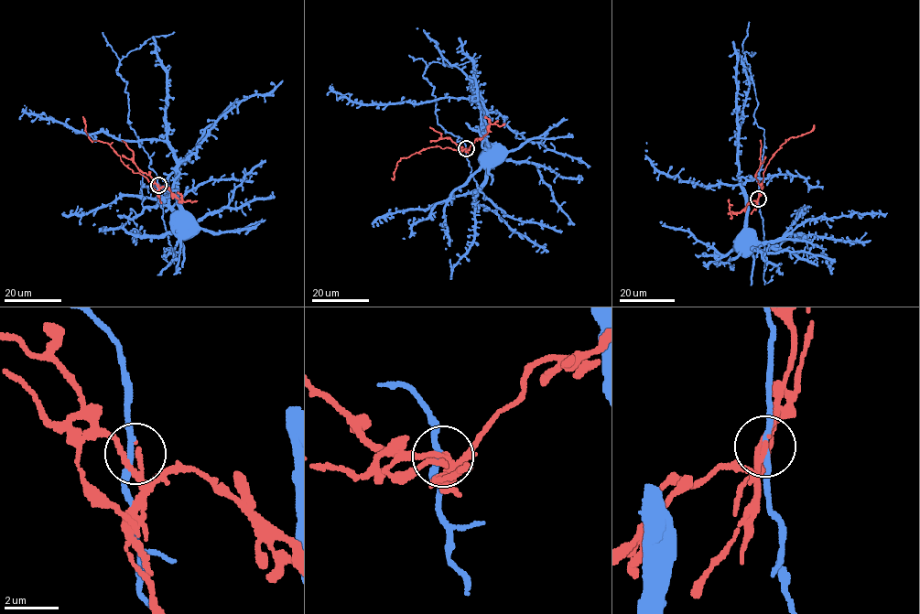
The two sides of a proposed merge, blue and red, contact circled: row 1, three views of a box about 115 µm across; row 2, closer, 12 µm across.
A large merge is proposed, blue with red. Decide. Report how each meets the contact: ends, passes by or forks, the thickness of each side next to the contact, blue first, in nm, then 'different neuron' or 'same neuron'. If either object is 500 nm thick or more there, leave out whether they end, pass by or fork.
blue passes by; red passes by; 200 nm thick on the blue side, 150 nm on the other; different neuron

